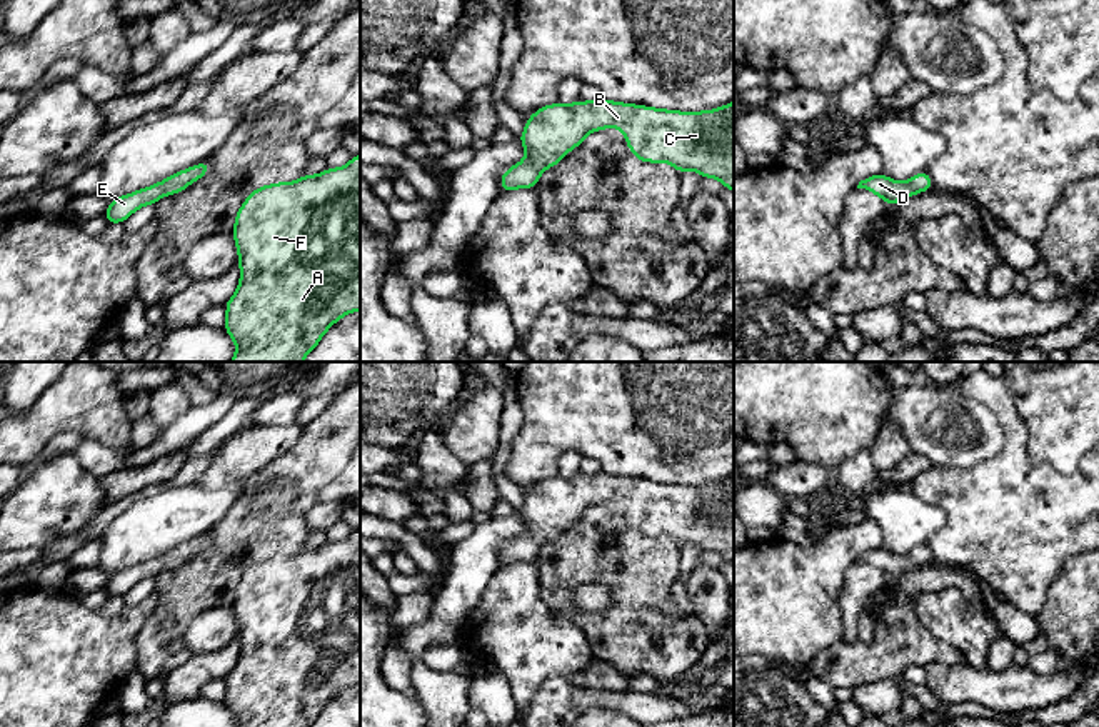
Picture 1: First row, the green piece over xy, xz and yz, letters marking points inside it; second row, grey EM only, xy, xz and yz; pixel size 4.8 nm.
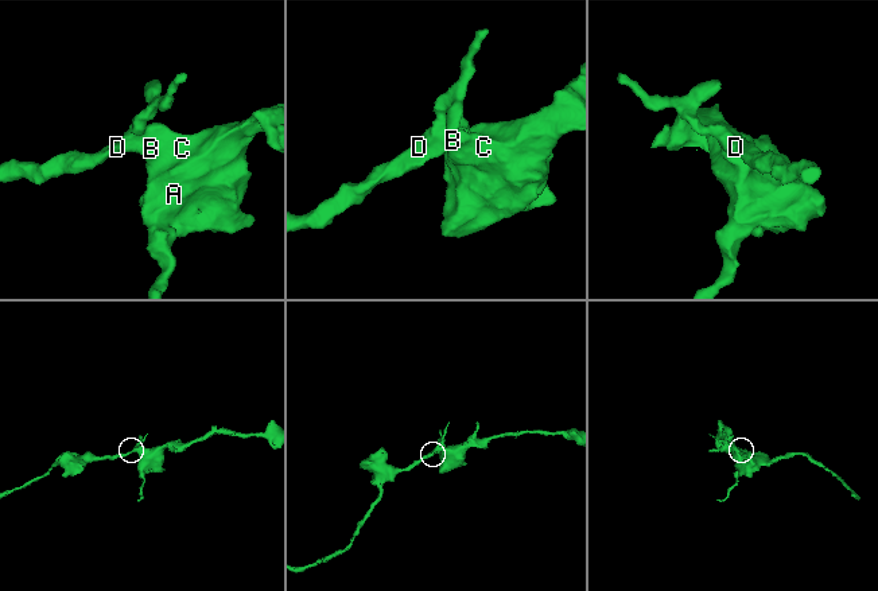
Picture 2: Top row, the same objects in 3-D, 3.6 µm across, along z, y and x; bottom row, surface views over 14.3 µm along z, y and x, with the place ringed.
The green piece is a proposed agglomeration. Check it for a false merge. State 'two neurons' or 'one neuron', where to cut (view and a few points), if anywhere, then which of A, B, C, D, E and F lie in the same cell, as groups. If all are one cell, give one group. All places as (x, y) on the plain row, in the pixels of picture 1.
one neuron | no cut | A B C D E F

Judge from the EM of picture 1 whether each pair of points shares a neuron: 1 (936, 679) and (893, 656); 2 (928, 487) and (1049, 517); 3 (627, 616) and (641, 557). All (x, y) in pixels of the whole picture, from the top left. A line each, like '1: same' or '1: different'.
1: different
2: same
3: same

